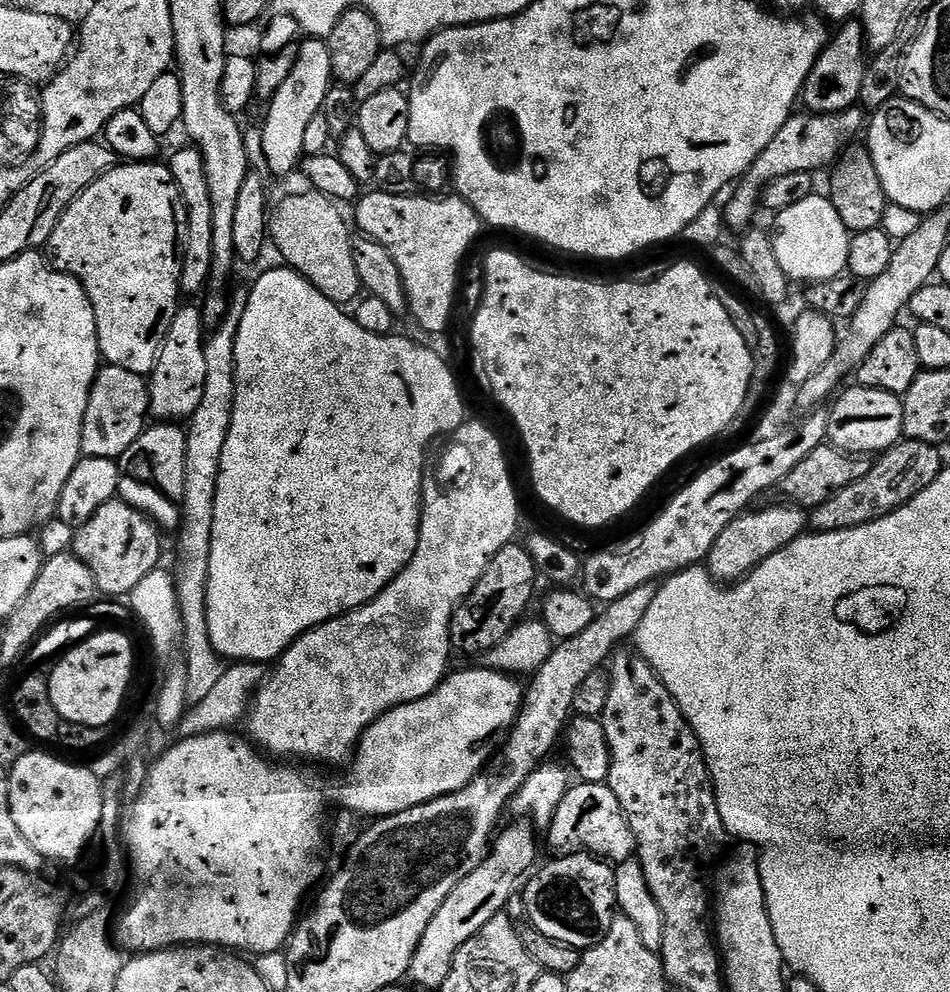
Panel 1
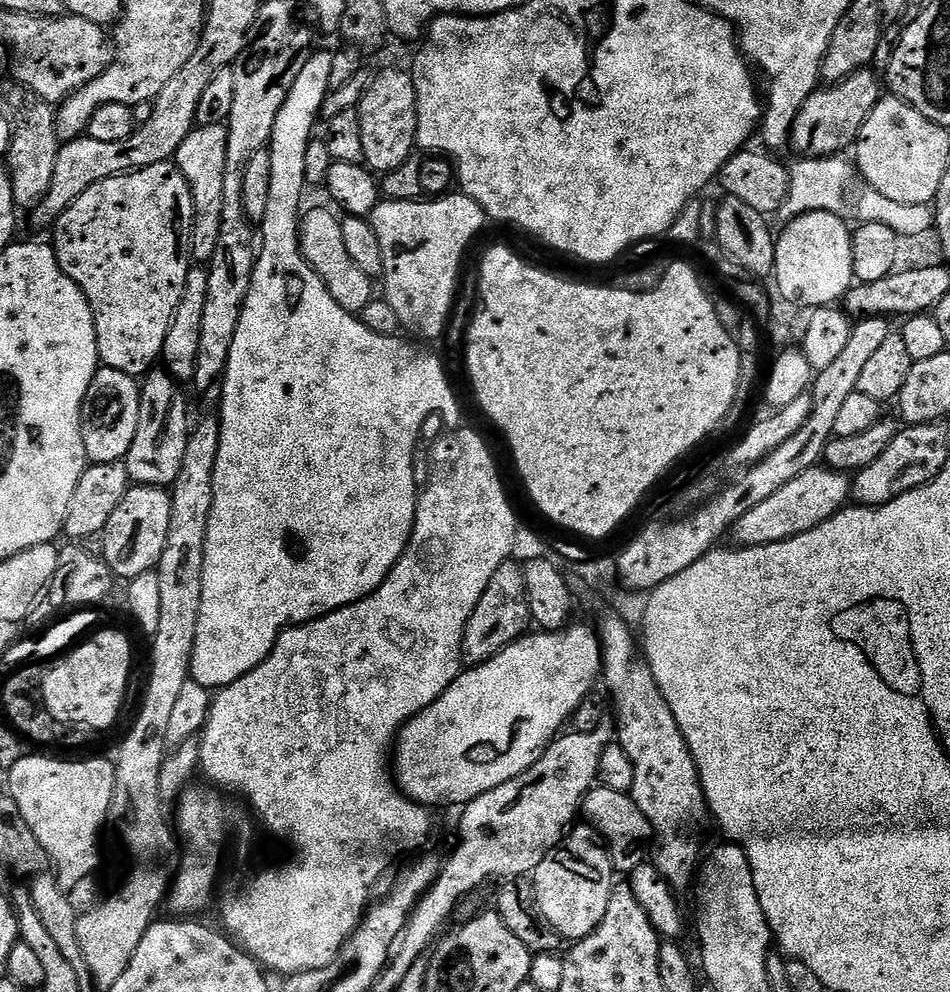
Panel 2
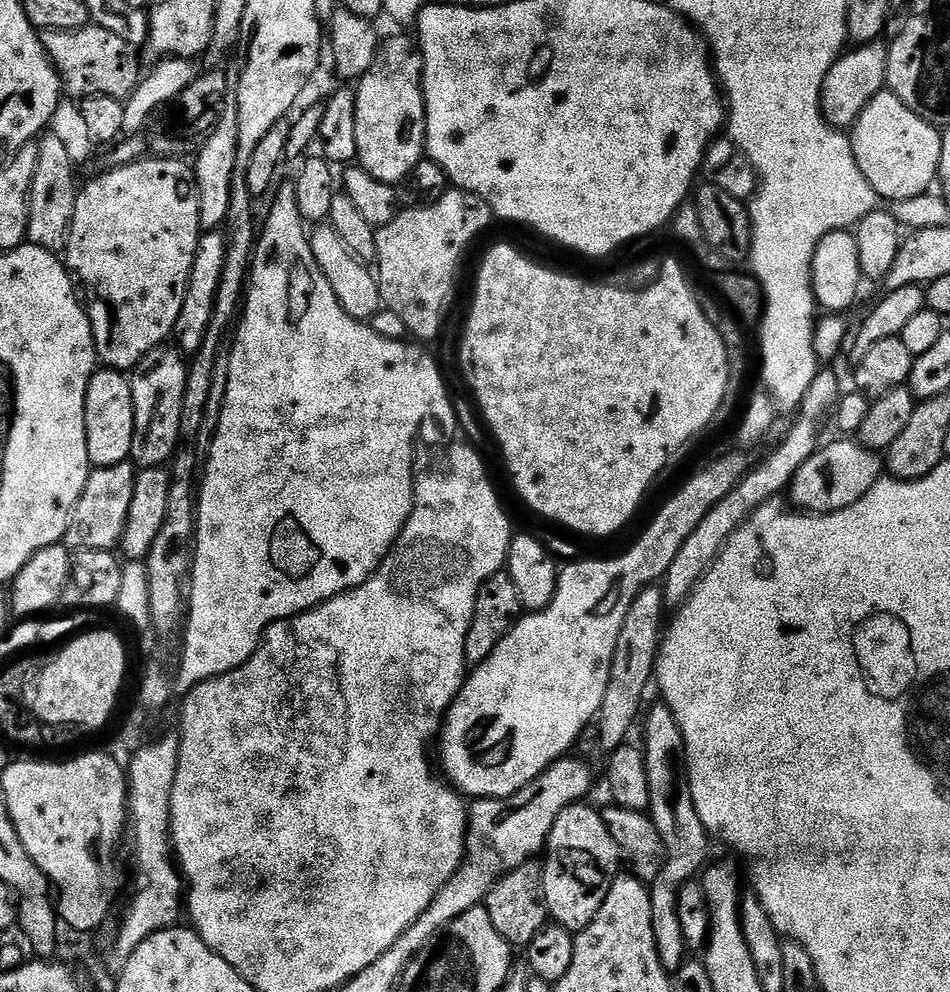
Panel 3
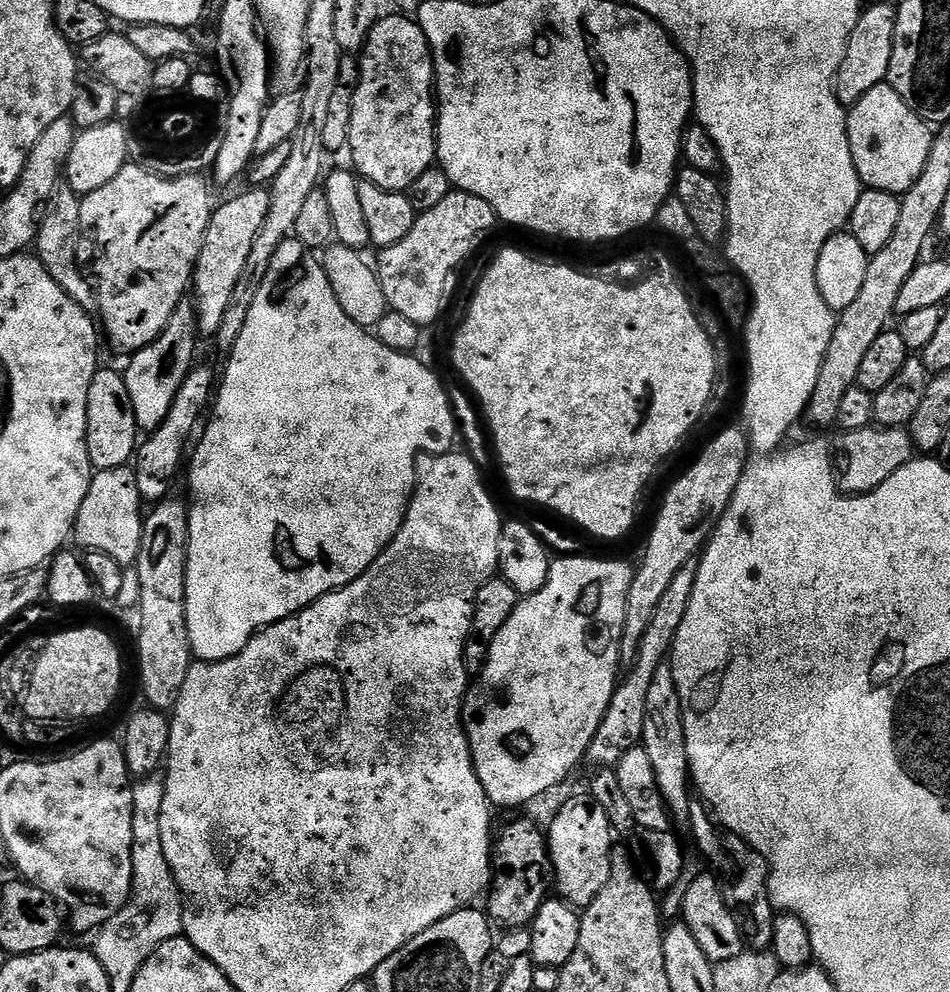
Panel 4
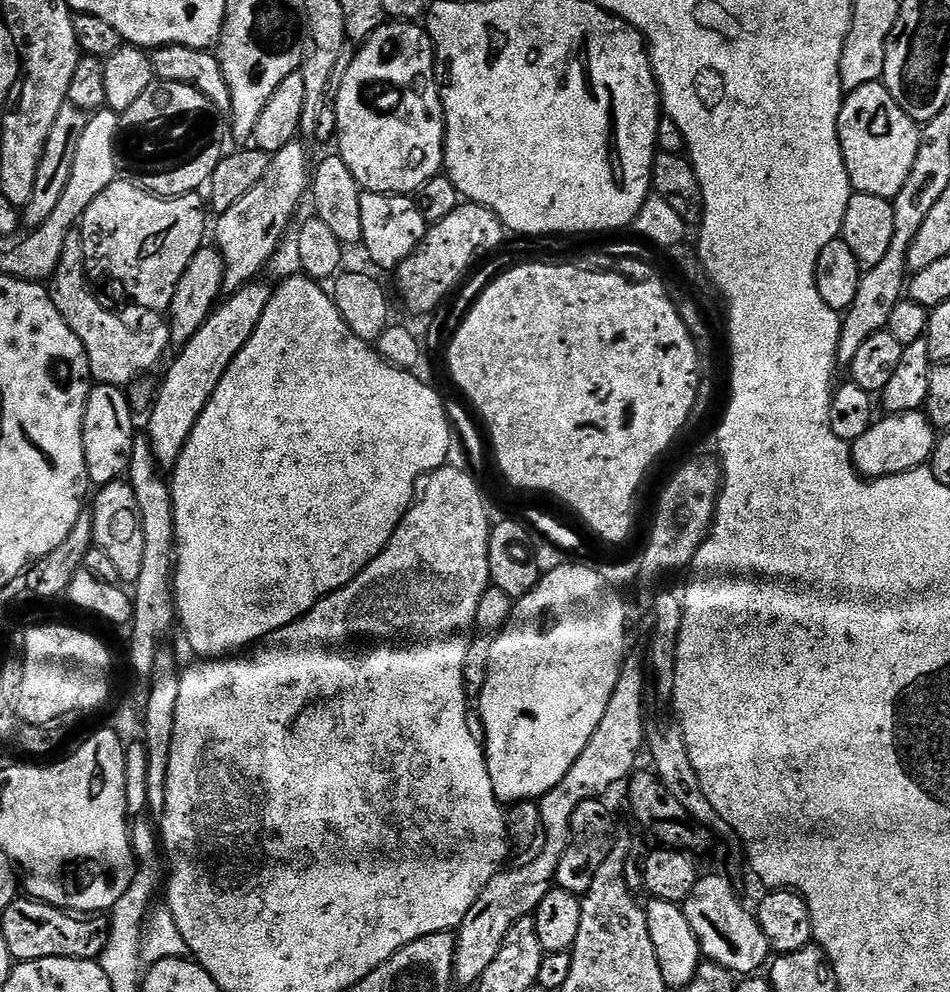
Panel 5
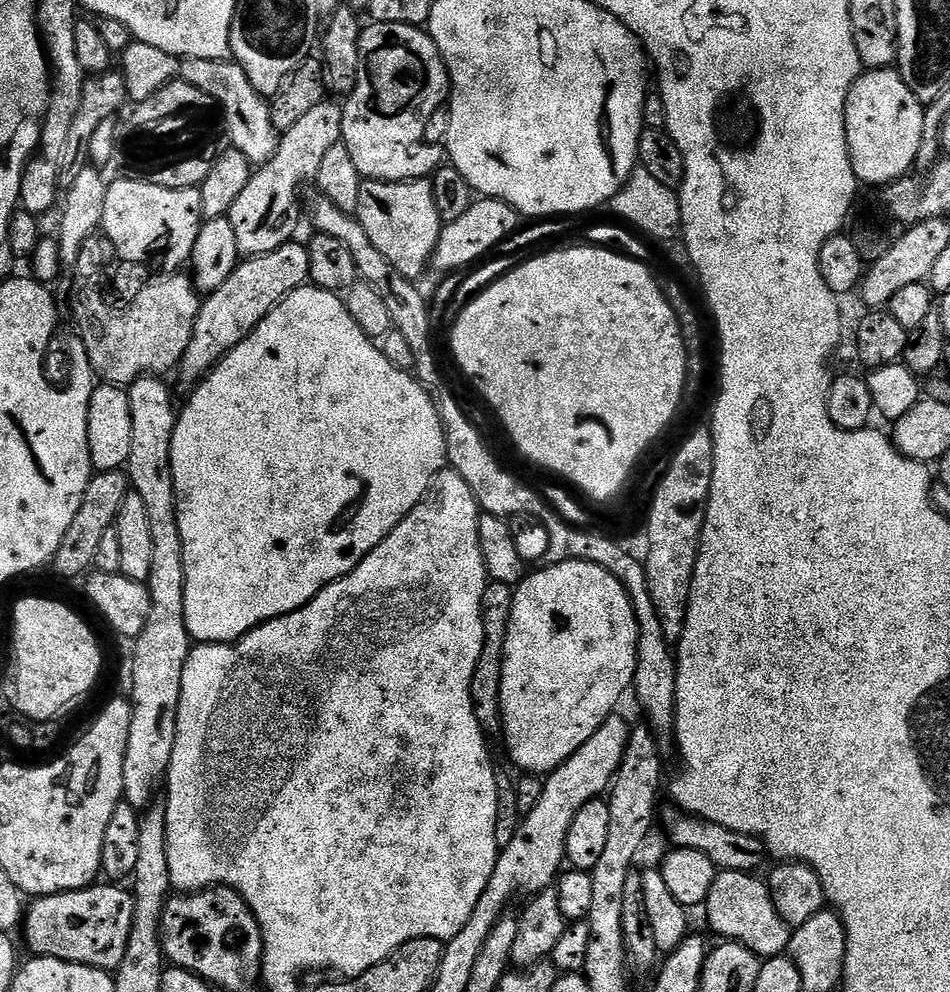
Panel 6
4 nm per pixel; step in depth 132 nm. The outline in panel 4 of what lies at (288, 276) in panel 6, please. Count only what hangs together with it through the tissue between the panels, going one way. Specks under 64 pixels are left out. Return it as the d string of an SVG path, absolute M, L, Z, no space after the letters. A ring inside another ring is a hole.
M193 367L188 373L186 382L182 382L182 390L178 390L178 398L174 398L174 406L170 408L170 414L166 414L166 422L158 426L147 437L148 440L139 445L134 457L134 471L138 478L138 494L141 501L159 502L169 495L172 483L180 472L180 463L185 463L184 443L192 436L200 415L209 407L214 396L214 389L218 384L218 376L208 368ZM208 404L208 405L207 405Z

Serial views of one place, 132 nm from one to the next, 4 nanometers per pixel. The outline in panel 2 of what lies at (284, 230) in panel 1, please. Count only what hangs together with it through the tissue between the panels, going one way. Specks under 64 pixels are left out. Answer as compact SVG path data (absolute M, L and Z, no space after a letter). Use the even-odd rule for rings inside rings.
M316 208L313 212L305 211L300 221L300 249L304 252L306 262L322 278L326 290L342 306L342 310L359 314L374 299L372 292L373 277L362 274L358 265L350 259L342 238L341 217L327 212L324 208Z

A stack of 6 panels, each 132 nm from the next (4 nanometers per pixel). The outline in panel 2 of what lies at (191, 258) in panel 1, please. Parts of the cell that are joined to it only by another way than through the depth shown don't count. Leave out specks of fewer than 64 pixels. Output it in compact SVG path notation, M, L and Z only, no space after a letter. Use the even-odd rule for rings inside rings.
M223 124L218 126L196 126L190 134L186 134L186 142L178 146L174 157L176 169L186 178L186 186L190 186L192 199L192 233L190 234L190 250L193 261L207 262L214 254L214 246L218 246L218 230L222 227L222 193L226 178L226 142L228 130Z

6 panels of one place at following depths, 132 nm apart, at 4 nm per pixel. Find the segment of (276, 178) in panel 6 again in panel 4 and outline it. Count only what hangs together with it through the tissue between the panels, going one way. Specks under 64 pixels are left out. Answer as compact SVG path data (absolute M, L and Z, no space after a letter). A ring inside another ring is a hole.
M263 187L248 191L252 192L226 201L221 208L219 205L204 235L191 283L194 292L196 288L194 303L201 337L215 338L218 330L222 330L222 318L226 318L226 310L230 310L230 298L234 298L234 286L238 286L238 278L242 278L246 258L250 258L250 250L254 250L254 238L258 238L258 230L262 230L262 222L266 222L266 212L270 210L270 195Z

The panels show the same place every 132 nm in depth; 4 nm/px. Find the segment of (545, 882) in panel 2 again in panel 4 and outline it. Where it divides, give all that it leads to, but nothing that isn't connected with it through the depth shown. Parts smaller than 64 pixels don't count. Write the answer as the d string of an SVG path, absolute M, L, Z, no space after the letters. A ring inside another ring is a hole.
M591 798L568 800L556 812L552 825L547 825L548 859L550 872L556 876L559 899L577 910L587 908L602 890L606 878L610 878L610 866L614 851L614 833L605 811Z

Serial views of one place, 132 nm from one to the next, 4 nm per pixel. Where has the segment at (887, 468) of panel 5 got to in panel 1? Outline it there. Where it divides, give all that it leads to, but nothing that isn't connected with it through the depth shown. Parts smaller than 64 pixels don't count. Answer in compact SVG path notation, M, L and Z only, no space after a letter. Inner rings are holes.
M783 506L784 508L764 508L761 512L749 510L734 518L722 534L710 546L706 561L709 574L718 582L735 582L744 579L759 564L766 562L770 554L790 546L806 532L806 512L803 508Z

